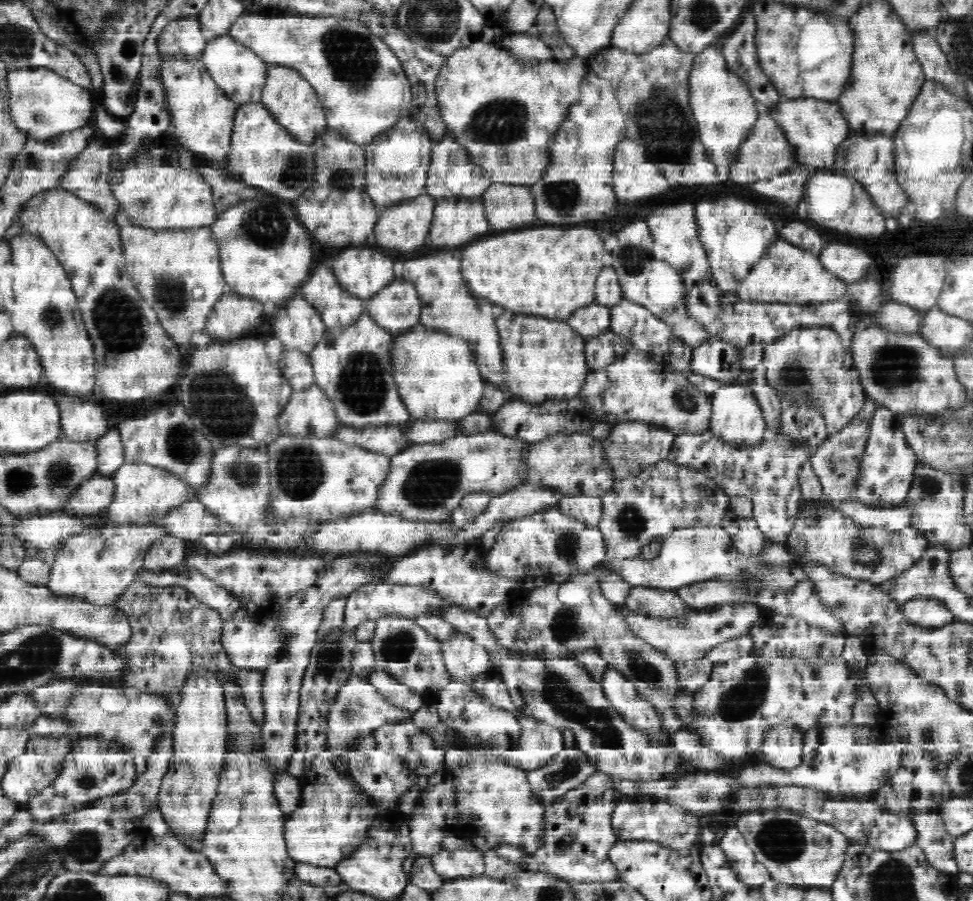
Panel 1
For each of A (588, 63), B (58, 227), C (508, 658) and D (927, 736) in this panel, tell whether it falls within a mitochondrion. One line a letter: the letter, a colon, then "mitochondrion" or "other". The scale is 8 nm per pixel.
A: other
B: other
C: other
D: other

